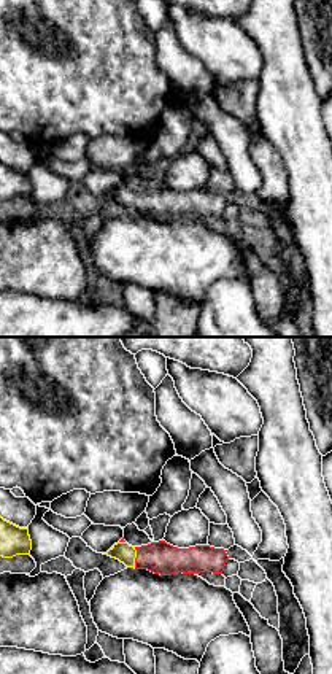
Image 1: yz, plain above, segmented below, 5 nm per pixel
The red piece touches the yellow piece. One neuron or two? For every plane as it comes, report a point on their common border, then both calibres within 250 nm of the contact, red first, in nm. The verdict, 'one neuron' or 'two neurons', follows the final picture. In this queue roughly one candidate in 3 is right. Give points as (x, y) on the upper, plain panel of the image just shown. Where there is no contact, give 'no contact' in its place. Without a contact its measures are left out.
(137, 201) | 160/100 nm

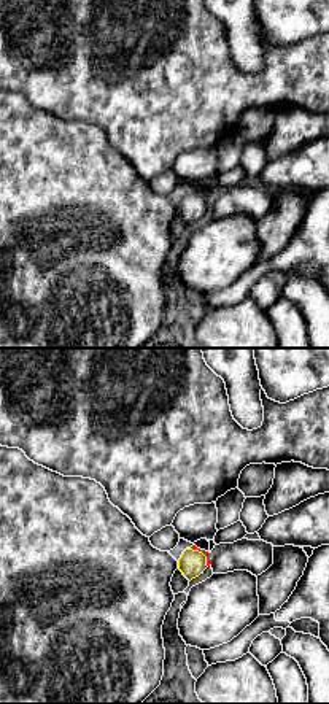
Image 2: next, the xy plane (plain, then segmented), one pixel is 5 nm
(204, 197) | 20/140 nm

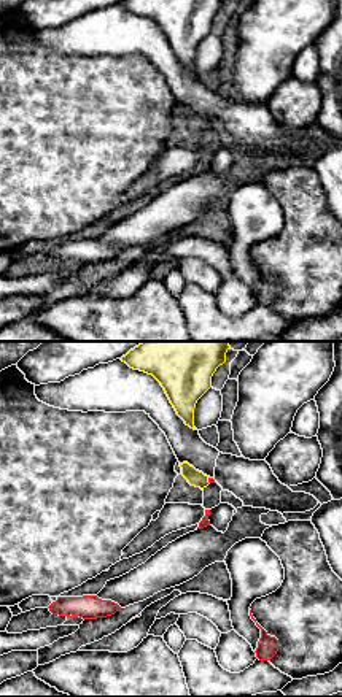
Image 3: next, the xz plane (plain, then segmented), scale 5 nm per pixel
(209, 124) | 30/80 nm

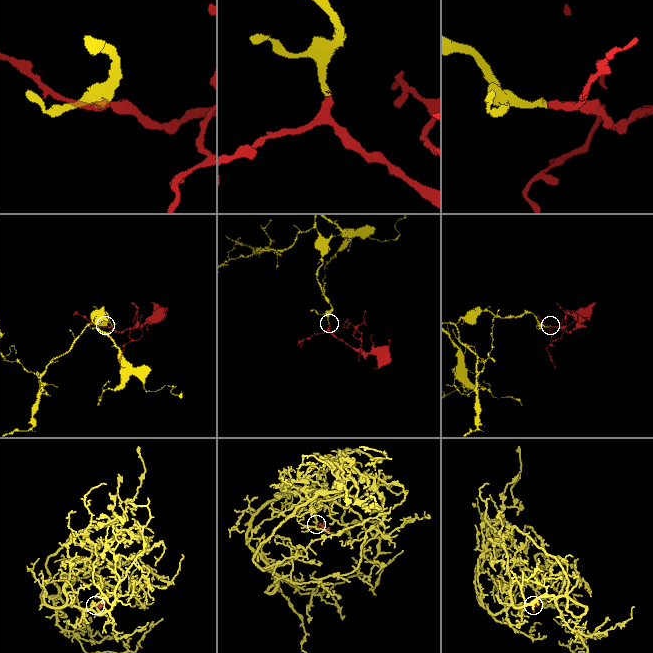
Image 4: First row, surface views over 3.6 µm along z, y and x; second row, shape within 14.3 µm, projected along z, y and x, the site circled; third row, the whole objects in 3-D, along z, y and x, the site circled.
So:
one neuron

